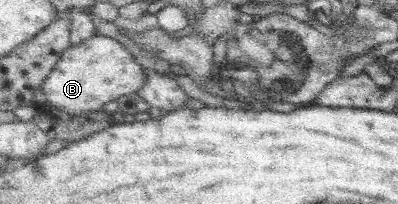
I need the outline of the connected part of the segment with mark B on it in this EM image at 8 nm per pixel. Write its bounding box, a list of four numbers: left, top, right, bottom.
[42,34,149,116]

